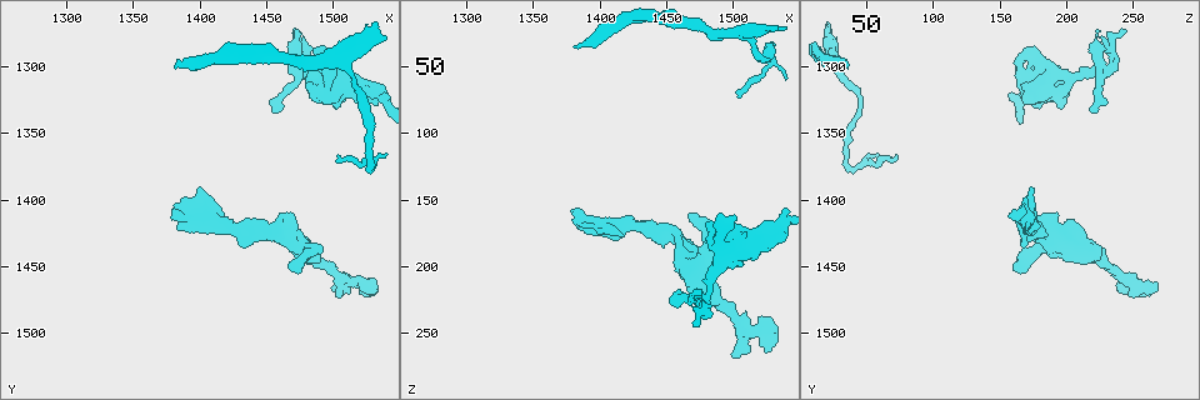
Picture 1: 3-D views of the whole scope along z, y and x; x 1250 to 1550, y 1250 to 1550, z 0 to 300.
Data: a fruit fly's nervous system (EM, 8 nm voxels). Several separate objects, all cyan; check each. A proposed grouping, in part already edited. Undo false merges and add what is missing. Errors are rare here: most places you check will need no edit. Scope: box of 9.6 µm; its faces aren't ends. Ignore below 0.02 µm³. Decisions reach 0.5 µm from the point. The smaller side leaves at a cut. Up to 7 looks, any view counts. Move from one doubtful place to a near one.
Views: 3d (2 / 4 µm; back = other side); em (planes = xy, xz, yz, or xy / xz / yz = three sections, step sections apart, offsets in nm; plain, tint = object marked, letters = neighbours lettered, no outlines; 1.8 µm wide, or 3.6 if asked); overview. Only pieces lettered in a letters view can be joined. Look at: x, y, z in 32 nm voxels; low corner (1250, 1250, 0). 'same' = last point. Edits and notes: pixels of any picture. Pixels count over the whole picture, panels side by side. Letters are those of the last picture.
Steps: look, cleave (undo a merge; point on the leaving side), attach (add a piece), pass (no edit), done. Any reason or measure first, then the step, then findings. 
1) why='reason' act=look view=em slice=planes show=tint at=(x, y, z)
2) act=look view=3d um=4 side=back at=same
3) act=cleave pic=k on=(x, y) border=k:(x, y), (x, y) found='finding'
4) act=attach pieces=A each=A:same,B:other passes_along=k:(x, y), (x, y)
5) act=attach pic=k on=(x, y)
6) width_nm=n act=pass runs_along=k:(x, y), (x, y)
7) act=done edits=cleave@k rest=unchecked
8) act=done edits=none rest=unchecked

why='branch stops here' act=look view=3d um=4 at=(1382, 1300, 36)

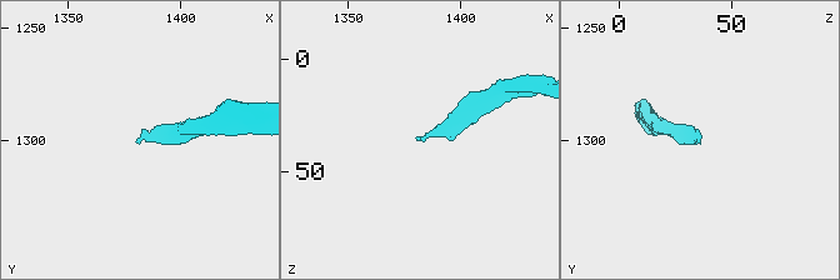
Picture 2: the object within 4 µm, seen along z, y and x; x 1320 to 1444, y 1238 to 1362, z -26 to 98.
act=look view=em slice=yz step=8 show=plain at=(1381, 1302, 36)

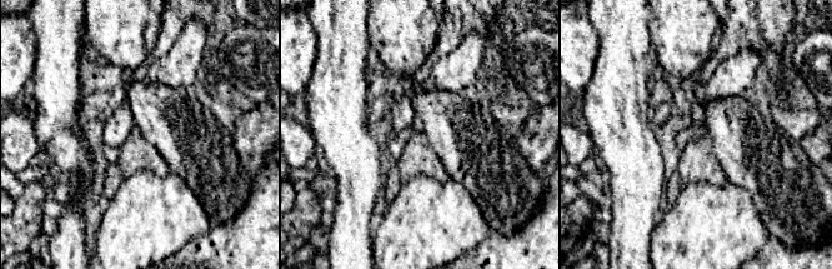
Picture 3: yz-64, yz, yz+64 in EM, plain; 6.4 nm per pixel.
act=look view=em slice=yz step=8 show=letters at=same

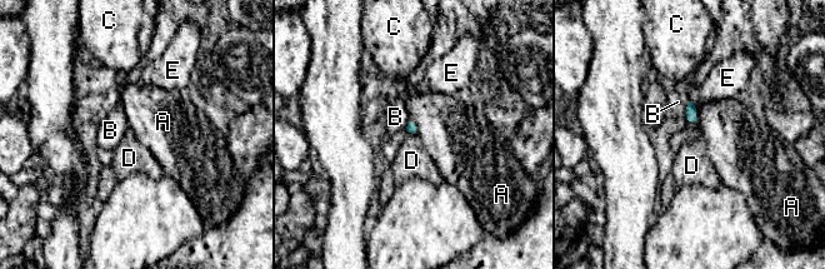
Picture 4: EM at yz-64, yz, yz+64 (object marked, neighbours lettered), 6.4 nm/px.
act=attach pieces=E each=A:other,B:other,C:other,D:other,E:same passes_along=4:(691, 114), (691, 103), (724, 81) found='it goes on there'

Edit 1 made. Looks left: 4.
act=look view=overview

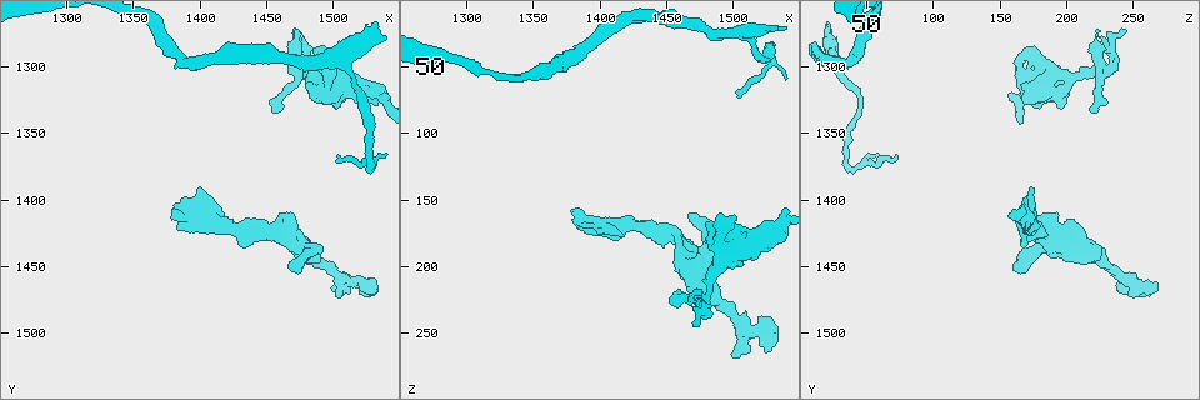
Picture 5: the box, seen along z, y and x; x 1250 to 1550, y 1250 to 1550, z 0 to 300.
why='stops while still wide' act=look view=em slice=yz step=8 show=tint at=(1470, 1410, 192)

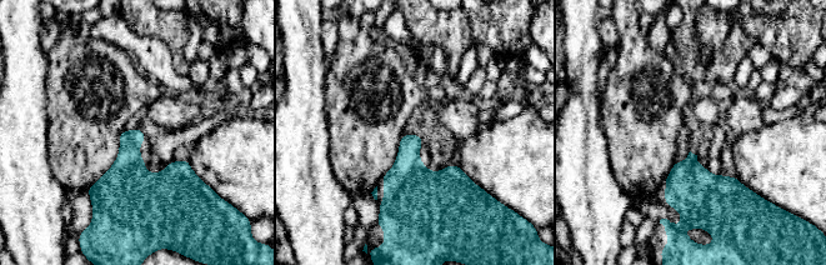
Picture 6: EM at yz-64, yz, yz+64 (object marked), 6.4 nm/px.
why='another direction' act=look view=em slice=planes show=letters at=same

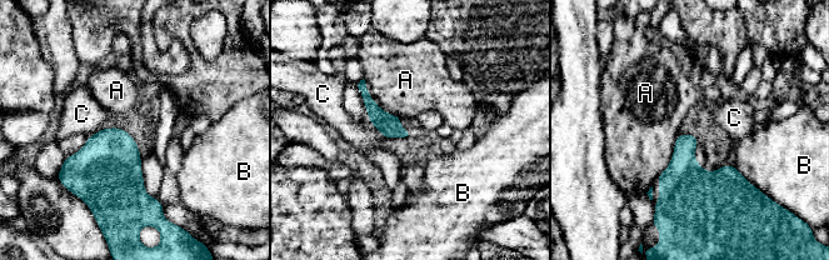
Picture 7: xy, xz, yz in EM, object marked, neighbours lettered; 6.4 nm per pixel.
act=pass each=A:other,B:other,C:other border=7:(363, 79), (380, 108), (403, 118) found='none of them fits'

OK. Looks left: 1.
act=done edits=attach@4 rest=unchecked

